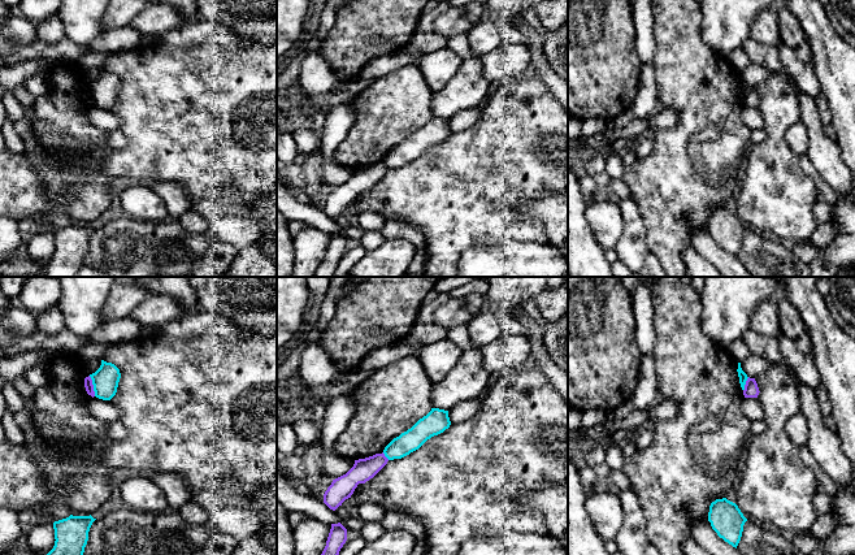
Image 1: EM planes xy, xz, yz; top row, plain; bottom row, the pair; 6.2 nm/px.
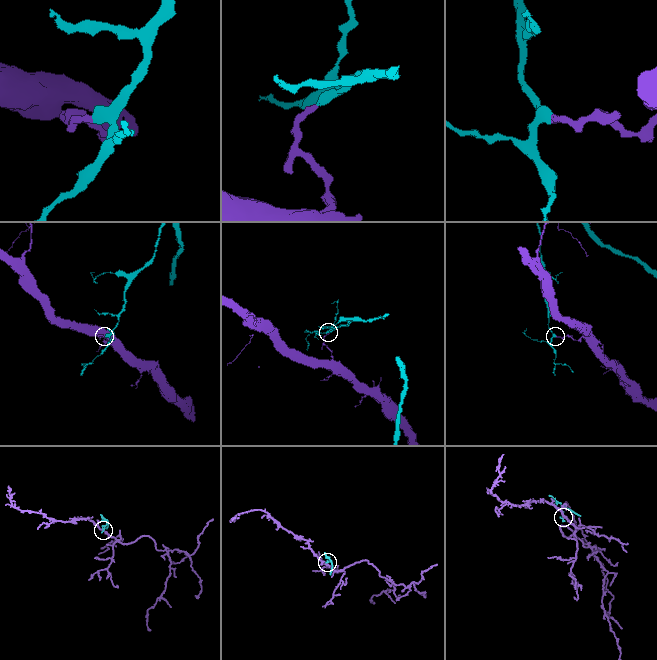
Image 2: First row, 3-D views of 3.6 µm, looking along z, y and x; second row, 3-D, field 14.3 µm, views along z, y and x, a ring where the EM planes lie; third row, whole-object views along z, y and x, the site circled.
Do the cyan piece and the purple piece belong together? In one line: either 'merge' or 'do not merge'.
do not merge

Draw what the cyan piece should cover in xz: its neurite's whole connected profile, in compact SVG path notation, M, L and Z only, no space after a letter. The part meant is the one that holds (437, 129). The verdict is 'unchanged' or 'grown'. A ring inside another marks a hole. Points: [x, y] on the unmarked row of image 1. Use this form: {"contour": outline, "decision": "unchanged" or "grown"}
{"contour": "M431 117L411 138L394 147L383 159L389 169L402 168L418 159L428 148L443 142L451 134L448 120Z", "decision": "unchanged"}

